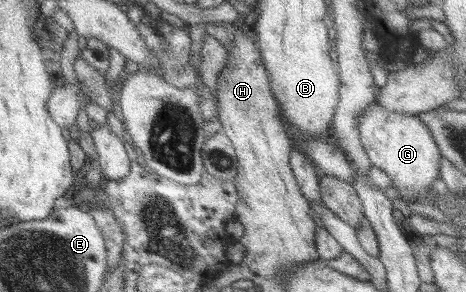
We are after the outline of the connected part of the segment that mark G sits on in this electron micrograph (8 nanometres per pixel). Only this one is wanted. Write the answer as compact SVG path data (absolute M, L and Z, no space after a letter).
M375 102L357 117L357 130L373 167L380 168L391 177L399 193L399 204L412 203L421 192L430 190L435 180L440 177L441 152L431 131L419 115L389 112Z

